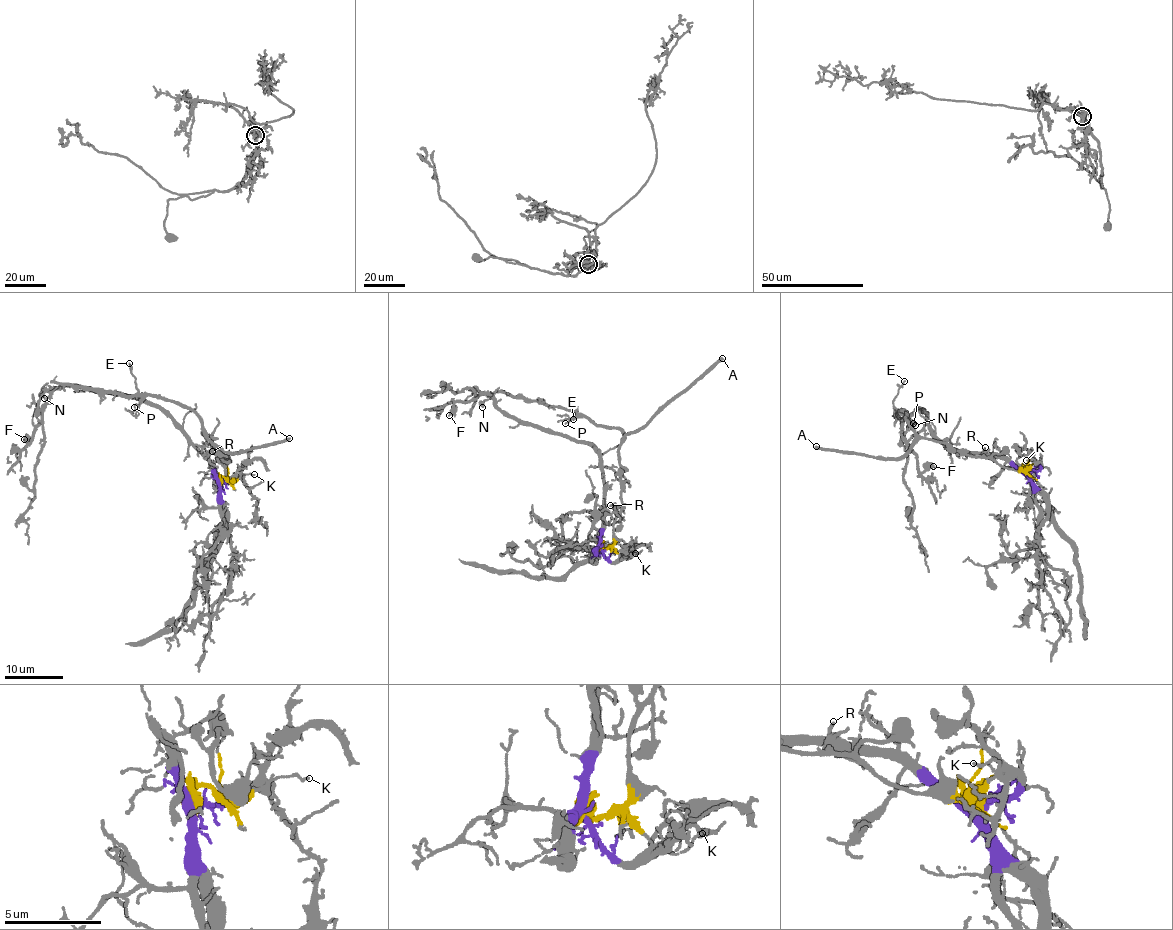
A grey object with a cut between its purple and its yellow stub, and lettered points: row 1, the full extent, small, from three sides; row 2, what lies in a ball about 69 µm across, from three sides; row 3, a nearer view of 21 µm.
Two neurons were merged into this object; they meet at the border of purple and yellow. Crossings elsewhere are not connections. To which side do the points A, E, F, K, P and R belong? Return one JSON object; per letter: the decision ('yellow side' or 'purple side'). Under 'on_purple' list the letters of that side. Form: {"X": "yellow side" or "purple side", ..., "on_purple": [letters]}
{"A": "yellow side", "E": "yellow side", "F": "purple side", "K": "yellow side", "P": "yellow side", "R": "yellow side", "on_purple": ["F"]}

